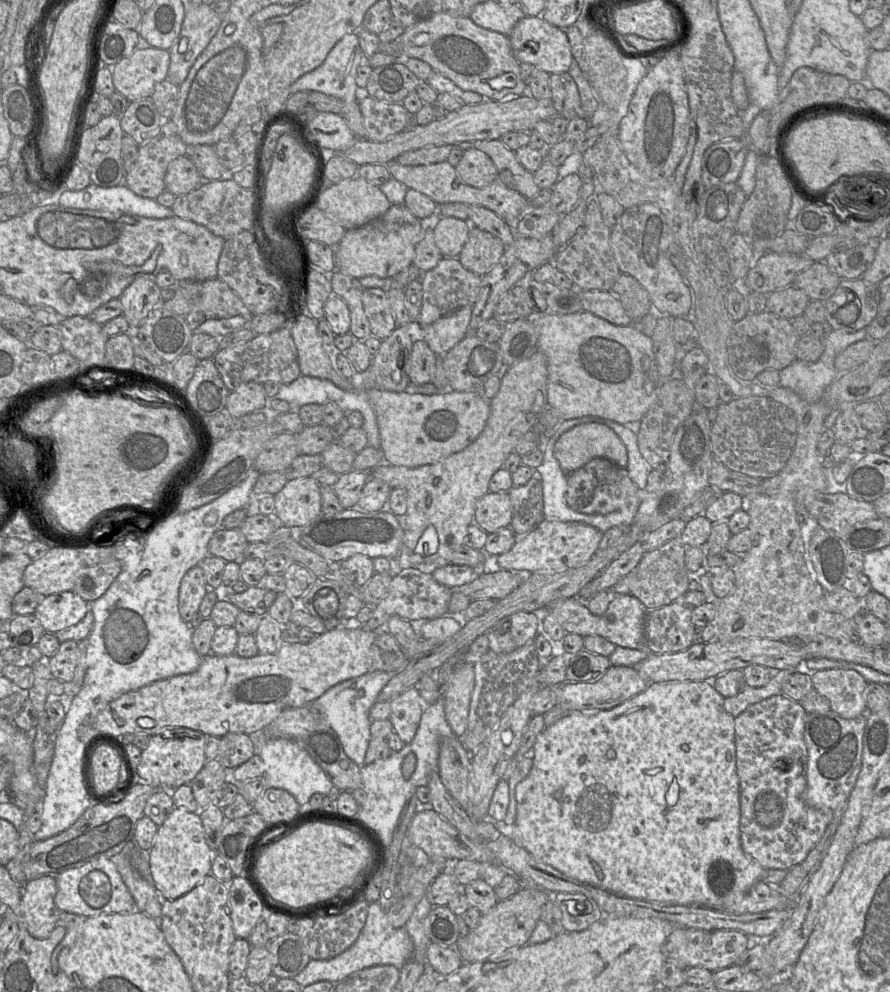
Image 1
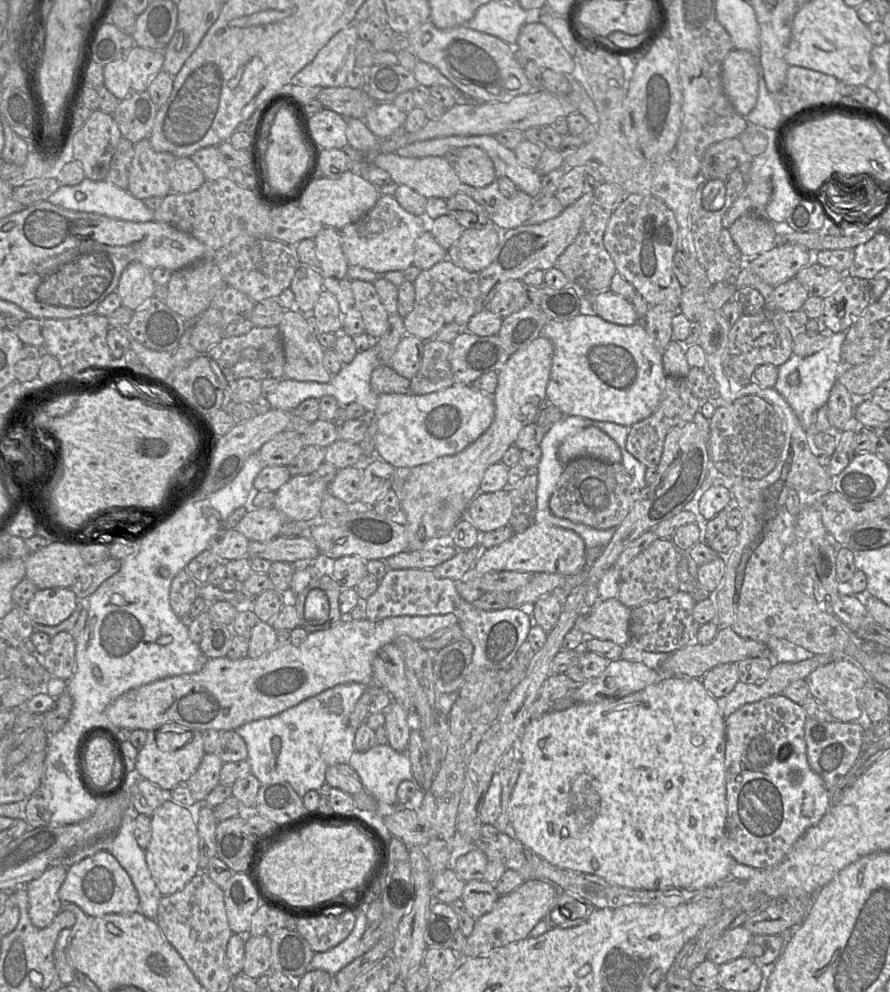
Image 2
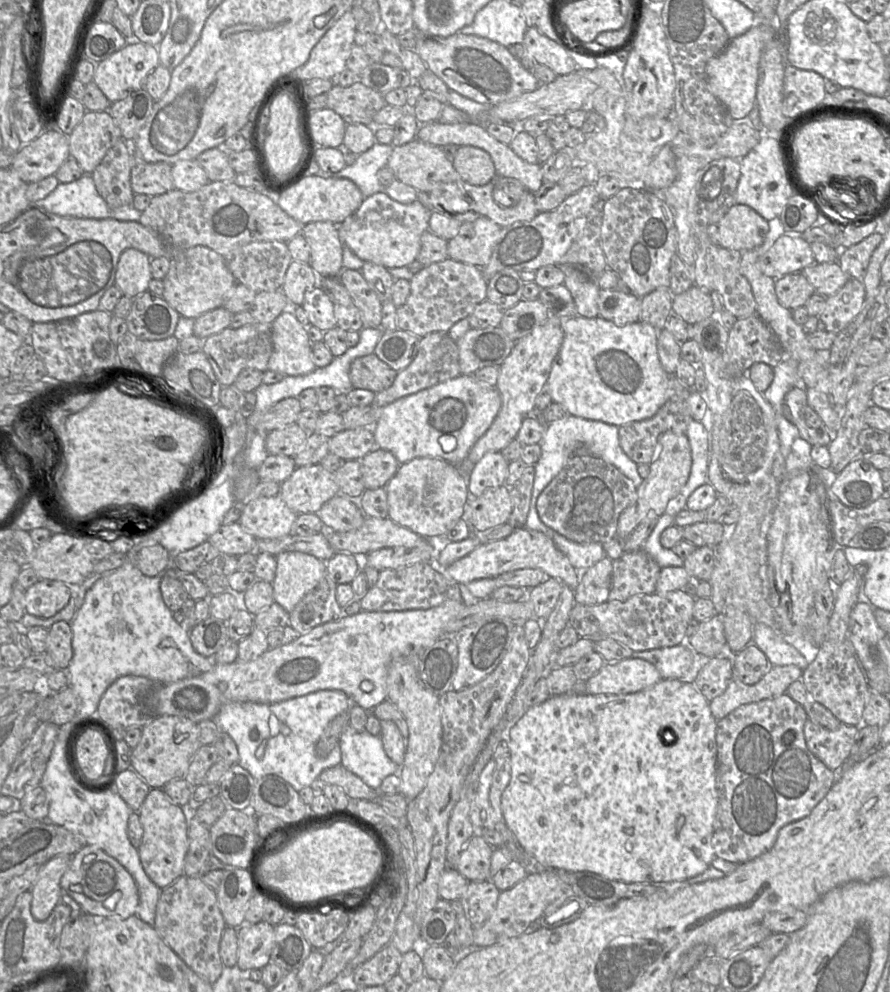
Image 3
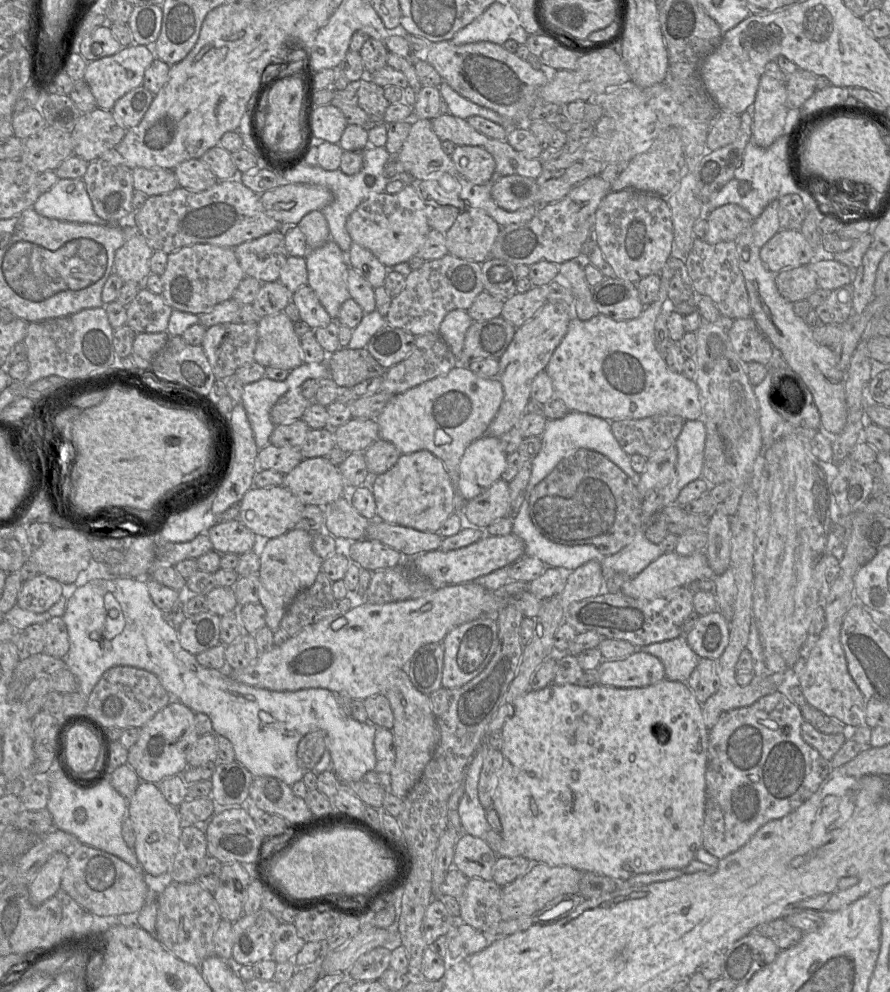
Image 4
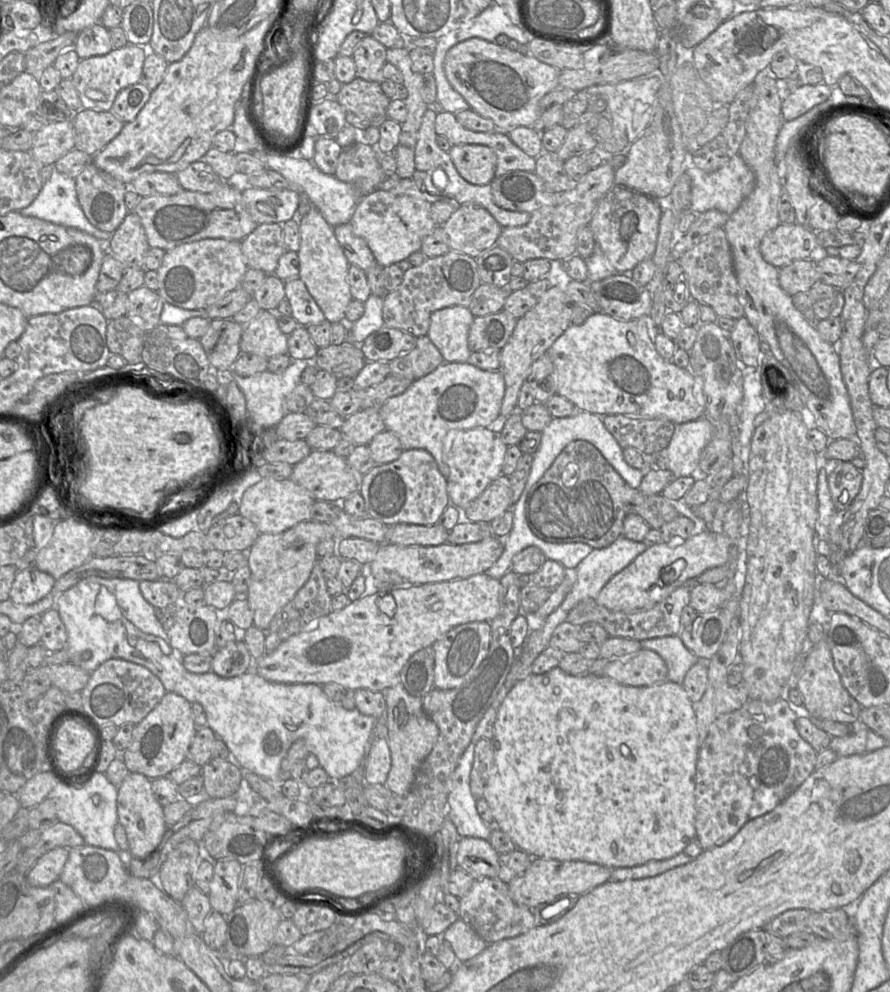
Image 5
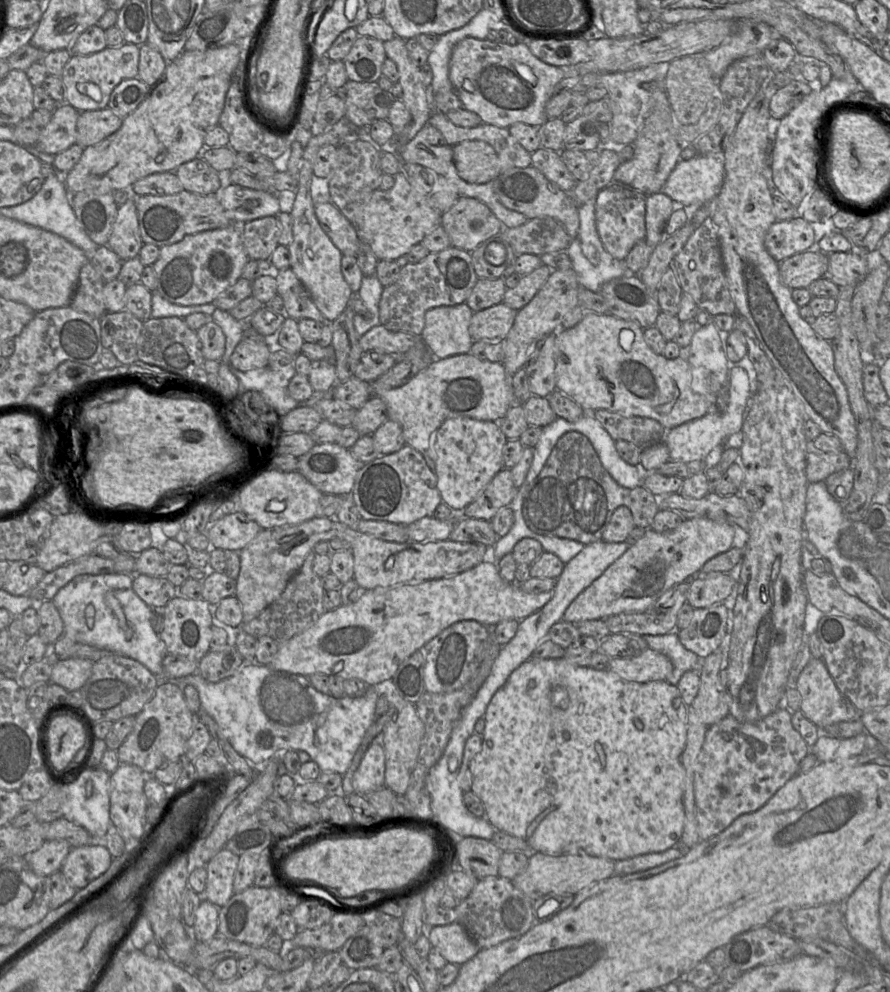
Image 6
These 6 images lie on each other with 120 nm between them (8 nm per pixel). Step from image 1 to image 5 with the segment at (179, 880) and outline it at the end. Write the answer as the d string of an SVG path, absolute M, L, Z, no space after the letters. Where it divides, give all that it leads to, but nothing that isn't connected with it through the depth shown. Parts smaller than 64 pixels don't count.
M129 773L118 787L117 815L127 834L130 854L138 859L147 858L161 844L167 825L164 819L163 806L157 801L152 780L139 773Z

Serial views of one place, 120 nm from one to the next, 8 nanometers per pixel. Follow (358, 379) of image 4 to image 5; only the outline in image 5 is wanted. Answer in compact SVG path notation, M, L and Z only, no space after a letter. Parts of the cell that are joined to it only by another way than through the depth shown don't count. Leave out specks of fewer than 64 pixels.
M351 341L318 348L313 361L318 369L327 371L336 379L355 379L367 362L360 345Z

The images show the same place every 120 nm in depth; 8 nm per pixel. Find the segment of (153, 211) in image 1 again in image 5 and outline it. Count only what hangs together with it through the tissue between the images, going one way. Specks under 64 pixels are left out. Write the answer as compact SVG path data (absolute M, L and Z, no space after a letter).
M55 167L38 196L19 213L81 230L98 239L106 248L113 234L90 224L79 204L75 179L58 172Z

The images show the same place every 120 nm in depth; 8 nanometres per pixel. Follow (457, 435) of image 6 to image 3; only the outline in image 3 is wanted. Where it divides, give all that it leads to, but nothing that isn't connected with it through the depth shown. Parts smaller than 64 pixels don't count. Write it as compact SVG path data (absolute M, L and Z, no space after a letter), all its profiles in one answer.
M488 452L473 467L468 482L471 496L479 497L486 490L505 485L509 462L501 452Z

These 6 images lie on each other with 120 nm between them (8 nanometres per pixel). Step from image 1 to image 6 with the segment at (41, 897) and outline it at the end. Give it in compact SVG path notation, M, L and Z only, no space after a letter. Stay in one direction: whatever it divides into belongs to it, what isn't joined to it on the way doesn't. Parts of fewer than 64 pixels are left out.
M46 840L42 846L25 856L30 868L40 876L60 871L72 847L65 840Z

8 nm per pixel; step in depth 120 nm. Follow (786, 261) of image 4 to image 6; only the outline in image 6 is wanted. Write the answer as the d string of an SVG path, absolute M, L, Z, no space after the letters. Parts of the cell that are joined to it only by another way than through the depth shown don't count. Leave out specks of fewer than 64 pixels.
M802 217L776 221L768 230L764 245L778 263L815 247L813 224Z

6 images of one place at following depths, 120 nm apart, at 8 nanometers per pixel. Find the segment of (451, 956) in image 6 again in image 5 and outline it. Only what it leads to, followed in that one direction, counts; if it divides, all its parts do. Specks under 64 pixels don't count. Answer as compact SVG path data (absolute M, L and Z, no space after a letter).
M461 918L451 924L441 937L443 941L450 943L457 962L465 962L476 957L488 946L488 943Z

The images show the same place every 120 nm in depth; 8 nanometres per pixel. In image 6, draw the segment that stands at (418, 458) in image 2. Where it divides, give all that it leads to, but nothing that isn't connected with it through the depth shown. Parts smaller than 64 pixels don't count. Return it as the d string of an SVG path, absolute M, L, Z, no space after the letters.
M470 353L433 358L425 369L403 386L378 391L374 396L386 404L389 419L401 426L406 445L421 453L434 473L430 438L447 419L468 417L499 423L515 403L512 376L508 375L503 363L481 360Z

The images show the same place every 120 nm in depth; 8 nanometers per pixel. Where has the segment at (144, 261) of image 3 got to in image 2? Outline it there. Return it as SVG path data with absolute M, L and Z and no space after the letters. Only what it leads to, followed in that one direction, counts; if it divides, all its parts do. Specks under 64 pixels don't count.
M131 262L124 268L115 292L122 306L135 311L154 297L155 286L151 270L142 263Z

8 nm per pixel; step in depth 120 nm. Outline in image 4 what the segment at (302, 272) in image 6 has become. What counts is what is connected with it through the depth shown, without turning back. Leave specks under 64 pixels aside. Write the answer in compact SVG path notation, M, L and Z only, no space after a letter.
M330 239L316 249L309 249L305 259L307 285L313 289L332 320L337 320L342 304L350 298L346 254Z

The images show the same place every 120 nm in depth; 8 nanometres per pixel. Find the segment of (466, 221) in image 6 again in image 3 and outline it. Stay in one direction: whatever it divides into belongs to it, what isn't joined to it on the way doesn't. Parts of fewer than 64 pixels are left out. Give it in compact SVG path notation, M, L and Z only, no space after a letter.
M487 217L462 222L455 237L448 240L448 257L482 269L489 262L501 227Z

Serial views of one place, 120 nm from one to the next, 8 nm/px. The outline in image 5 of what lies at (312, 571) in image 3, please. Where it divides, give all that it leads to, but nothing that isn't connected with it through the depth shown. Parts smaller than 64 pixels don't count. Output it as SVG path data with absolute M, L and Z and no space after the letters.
M306 520L281 533L260 533L246 553L250 568L250 583L246 598L253 611L253 625L263 631L298 590L307 582L315 562L316 547L325 539L340 540L337 529L328 522Z

